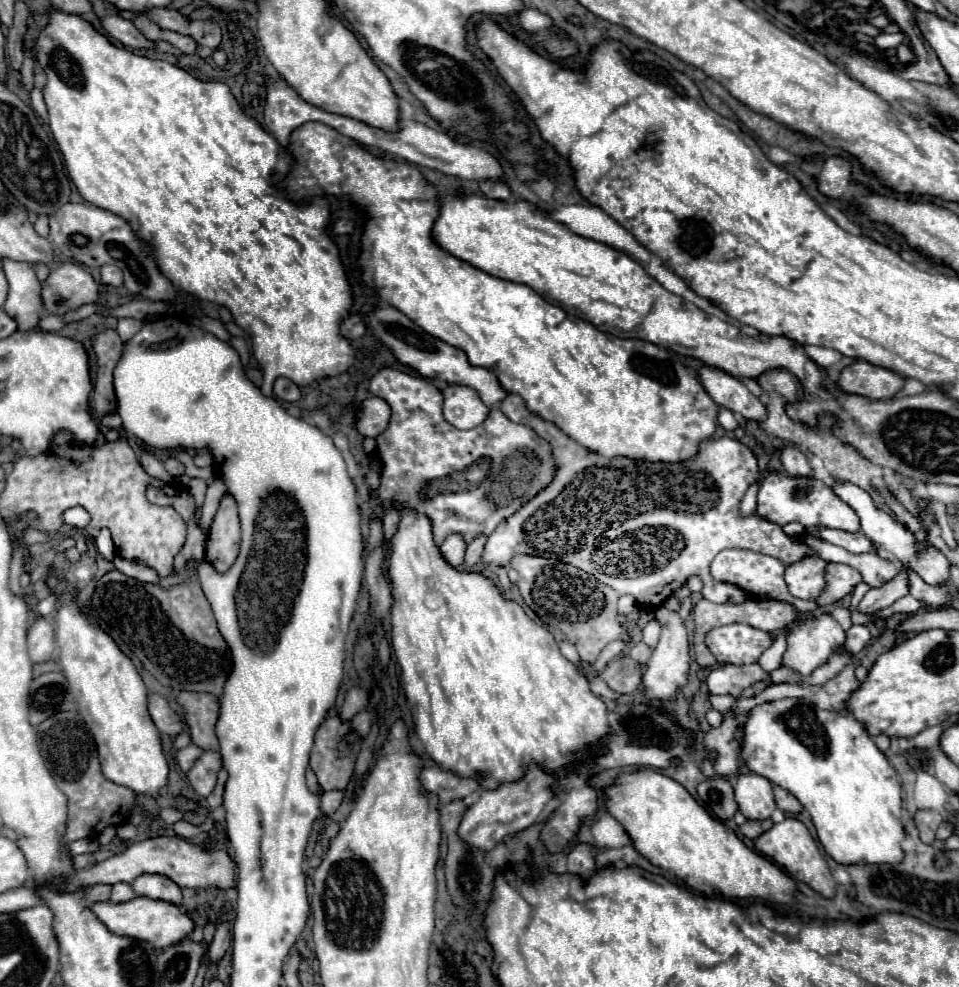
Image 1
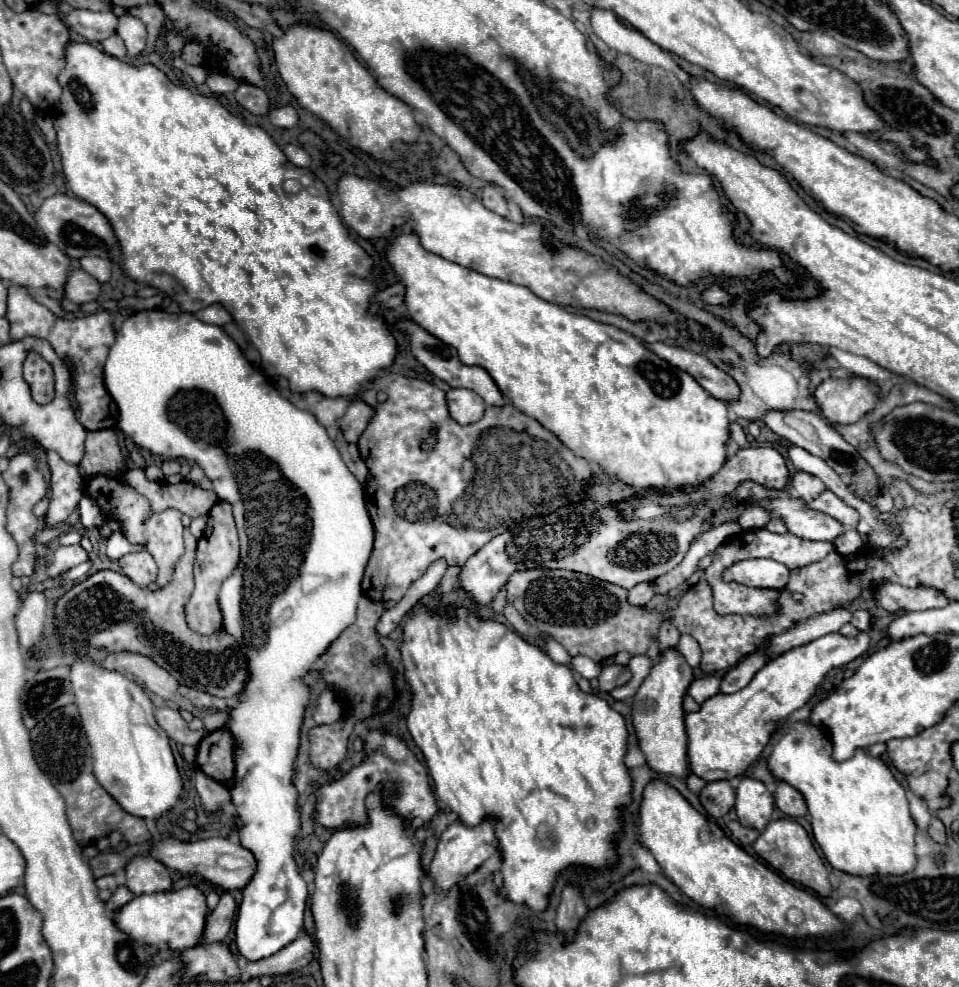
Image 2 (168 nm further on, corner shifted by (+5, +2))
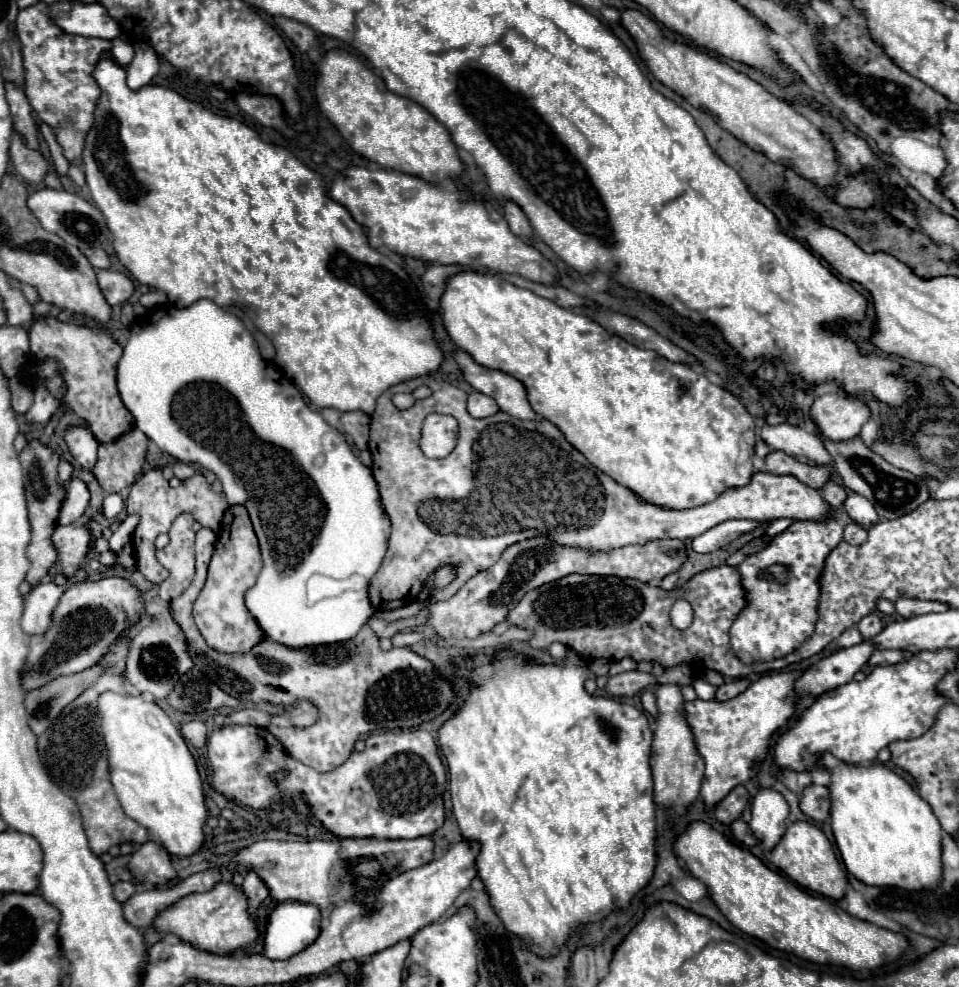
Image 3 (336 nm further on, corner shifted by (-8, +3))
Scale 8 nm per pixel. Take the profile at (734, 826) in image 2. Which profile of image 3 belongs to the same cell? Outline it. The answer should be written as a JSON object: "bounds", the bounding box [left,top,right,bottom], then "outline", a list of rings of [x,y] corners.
{"bounds":[729,819,759,849],"outline":[[[737,819],[737,821],[733,821],[733,823],[729,825],[729,829],[731,829],[733,837],[735,837],[735,839],[737,839],[741,845],[745,845],[747,849],[751,849],[751,847],[759,845],[759,841],[753,837],[753,833],[751,833],[749,825],[747,825],[743,819]]]}

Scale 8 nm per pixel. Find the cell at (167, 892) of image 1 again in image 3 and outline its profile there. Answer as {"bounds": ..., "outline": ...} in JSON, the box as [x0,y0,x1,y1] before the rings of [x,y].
{"bounds":[129,841,177,885],"outline":[[[153,841],[139,845],[139,849],[131,855],[129,871],[137,881],[151,885],[167,885],[177,877],[171,865],[171,857]]]}

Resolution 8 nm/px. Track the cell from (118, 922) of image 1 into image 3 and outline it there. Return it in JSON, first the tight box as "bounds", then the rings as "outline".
{"bounds":[153,883,259,955],"outline":[[[217,883],[207,893],[193,893],[183,897],[173,907],[165,909],[155,921],[153,927],[159,931],[175,933],[193,947],[205,949],[217,955],[233,955],[239,949],[247,949],[259,937],[257,919],[247,911],[247,897],[239,885]]]}

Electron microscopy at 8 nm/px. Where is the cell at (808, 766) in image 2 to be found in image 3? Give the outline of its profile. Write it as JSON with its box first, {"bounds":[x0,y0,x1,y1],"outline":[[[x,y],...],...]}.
{"bounds":[821,753,943,891],"outline":[[[829,753],[823,755],[821,765],[831,771],[831,829],[841,851],[847,871],[875,887],[899,887],[905,891],[931,891],[943,879],[941,841],[943,829],[929,807],[913,787],[885,765],[847,765]]]}

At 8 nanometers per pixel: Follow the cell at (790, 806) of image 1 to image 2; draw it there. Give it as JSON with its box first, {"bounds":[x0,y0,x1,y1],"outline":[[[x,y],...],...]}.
{"bounds":[774,782,808,818],"outline":[[[786,782],[778,784],[778,788],[774,792],[774,800],[776,800],[776,806],[788,816],[796,818],[796,816],[804,816],[808,812],[802,794],[796,788],[792,788],[790,784],[786,784]]]}

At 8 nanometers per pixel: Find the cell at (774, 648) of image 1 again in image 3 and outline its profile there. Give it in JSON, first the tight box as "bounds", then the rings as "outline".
{"bounds":[715,679,749,701],"outline":[[[735,679],[735,681],[731,681],[731,683],[725,683],[725,685],[721,685],[721,687],[717,689],[715,701],[733,699],[733,697],[737,697],[741,691],[745,691],[747,687],[749,687],[749,681],[745,681],[745,679]]]}

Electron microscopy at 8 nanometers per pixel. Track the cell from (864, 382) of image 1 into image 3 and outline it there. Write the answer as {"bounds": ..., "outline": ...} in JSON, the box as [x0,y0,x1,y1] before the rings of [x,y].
{"bounds":[809,393,871,441],"outline":[[[829,393],[813,401],[809,415],[821,437],[829,441],[847,441],[859,435],[871,411],[859,397]]]}

